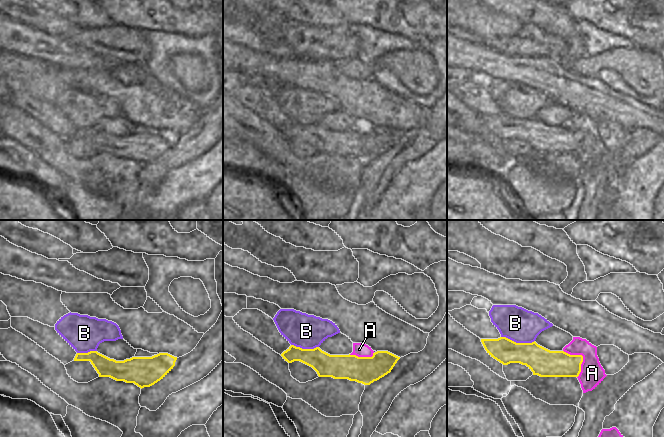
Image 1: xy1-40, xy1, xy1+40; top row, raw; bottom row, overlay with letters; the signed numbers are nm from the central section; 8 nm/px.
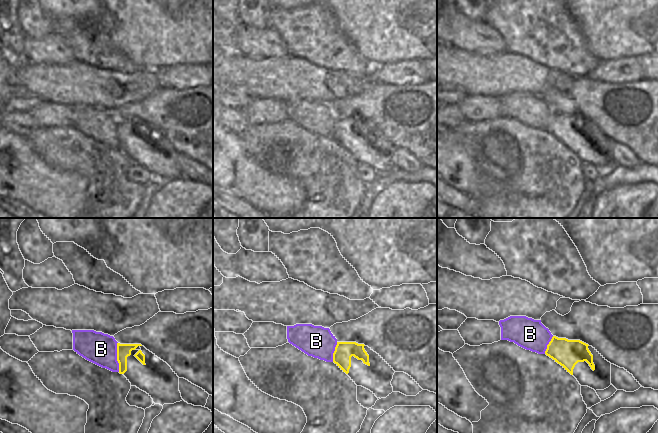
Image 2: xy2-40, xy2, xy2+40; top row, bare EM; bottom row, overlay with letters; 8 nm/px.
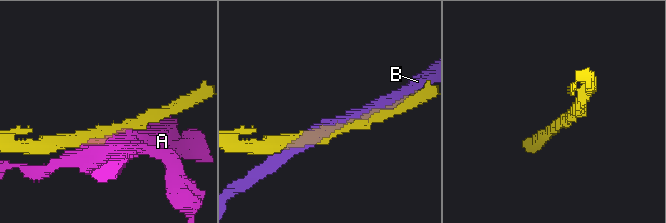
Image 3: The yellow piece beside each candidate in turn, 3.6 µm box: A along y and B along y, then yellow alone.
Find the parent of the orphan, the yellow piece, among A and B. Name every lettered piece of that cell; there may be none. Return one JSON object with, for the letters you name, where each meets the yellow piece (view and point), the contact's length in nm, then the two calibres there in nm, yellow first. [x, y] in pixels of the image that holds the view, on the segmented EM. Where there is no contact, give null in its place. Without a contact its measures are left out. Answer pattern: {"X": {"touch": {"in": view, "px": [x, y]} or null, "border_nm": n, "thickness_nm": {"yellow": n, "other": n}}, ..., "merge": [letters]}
{"merge": []}

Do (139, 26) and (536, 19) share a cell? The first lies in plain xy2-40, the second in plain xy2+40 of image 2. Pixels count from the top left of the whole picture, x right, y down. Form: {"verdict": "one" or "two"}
{"verdict": "two"}

